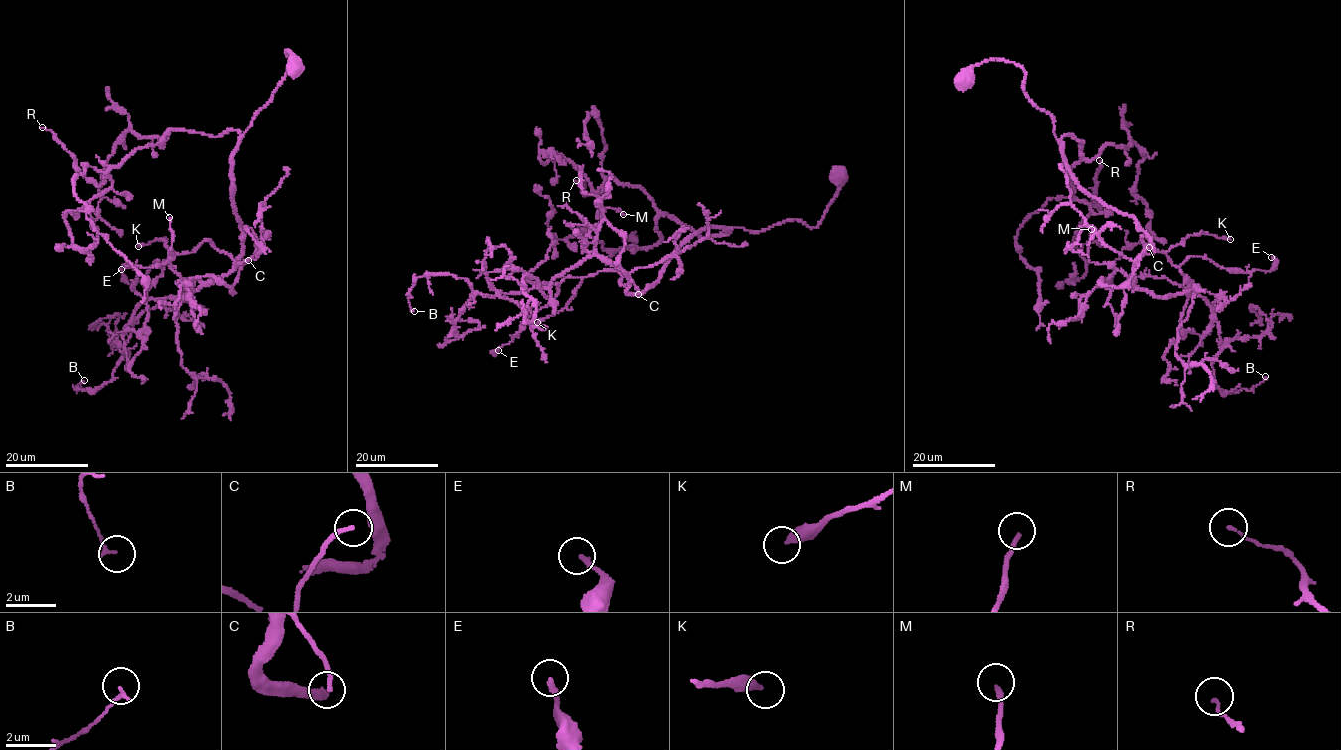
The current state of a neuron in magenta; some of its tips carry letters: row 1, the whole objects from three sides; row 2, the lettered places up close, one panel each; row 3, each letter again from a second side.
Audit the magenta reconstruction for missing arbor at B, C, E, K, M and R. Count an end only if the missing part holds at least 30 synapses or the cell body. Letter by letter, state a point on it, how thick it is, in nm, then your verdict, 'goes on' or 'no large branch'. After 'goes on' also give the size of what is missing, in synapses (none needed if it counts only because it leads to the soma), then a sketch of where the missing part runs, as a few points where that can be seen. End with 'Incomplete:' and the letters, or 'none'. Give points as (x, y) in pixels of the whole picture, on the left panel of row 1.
B: place (84, 380); calibre 140 nm; no large branch
C: place (248, 260); calibre 140 nm; no large branch
E: place (121, 269); calibre 200 nm; no large branch
K: place (138, 246); calibre 380 nm; no large branch
M: place (169, 217); calibre 170 nm; goes on; 30 synapses; course (169, 217), (145, 199), (145, 187), (159, 178), (175, 160), (181, 136), (188, 83), (205, 61)
R: place (42, 127); calibre 110 nm; no large branch
Incomplete: M

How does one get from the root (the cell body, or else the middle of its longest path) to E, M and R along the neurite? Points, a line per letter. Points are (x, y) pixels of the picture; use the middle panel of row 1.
E: (838, 176), (813, 228), (789, 219), (758, 232), (708, 226), (637, 294), (616, 270), (566, 277), (498, 350)
M: (838, 176), (817, 226), (708, 226), (637, 294), (625, 272), (585, 249), (605, 209), (623, 214)
R: (838, 176), (813, 228), (789, 219), (707, 237), (638, 187), (609, 178), (584, 195), (576, 180)

